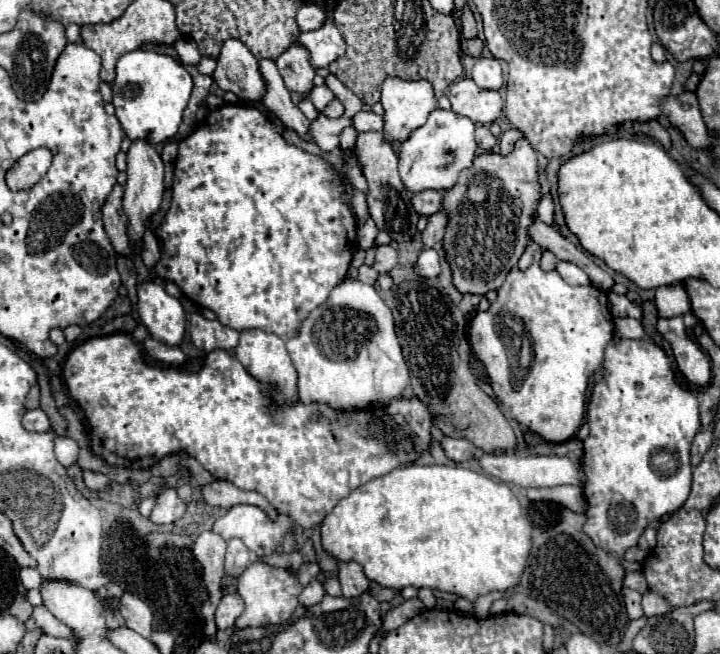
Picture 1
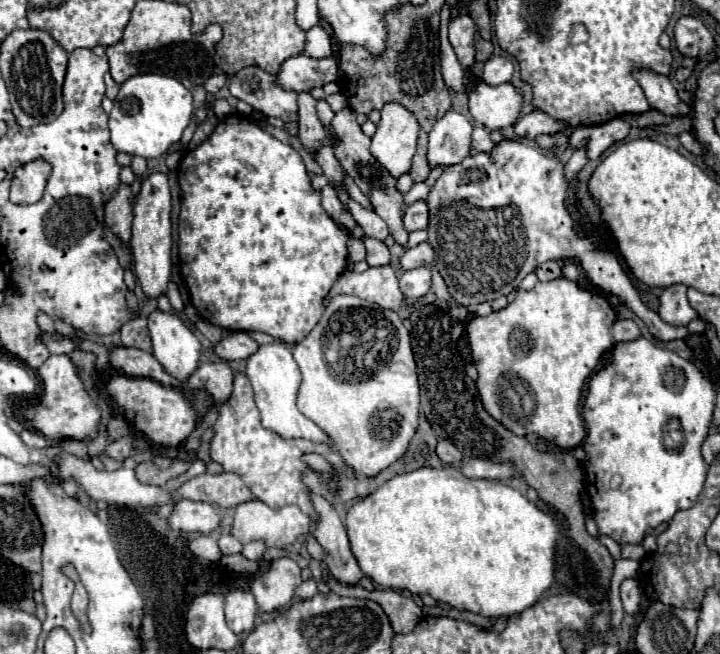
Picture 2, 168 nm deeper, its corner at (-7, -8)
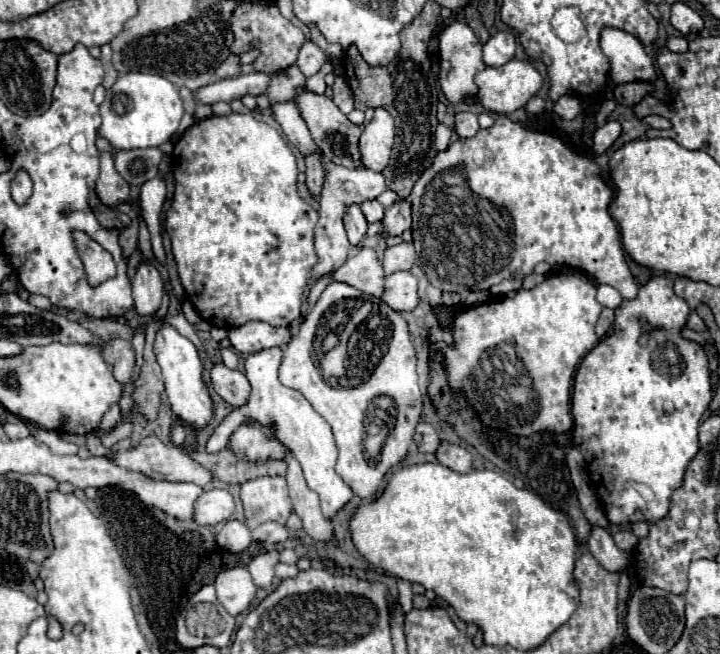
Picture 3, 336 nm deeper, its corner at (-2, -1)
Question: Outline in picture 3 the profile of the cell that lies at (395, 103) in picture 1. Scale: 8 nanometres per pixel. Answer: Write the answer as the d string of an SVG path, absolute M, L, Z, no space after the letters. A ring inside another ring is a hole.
M377 109L373 121L363 129L359 139L361 163L371 171L383 171L395 141L395 123L385 109Z

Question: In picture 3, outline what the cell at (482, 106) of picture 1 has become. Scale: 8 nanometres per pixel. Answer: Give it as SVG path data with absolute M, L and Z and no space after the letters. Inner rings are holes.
M511 59L503 67L487 67L485 71L477 73L475 81L479 85L477 97L481 105L491 113L511 113L525 107L527 101L535 97L535 93L543 87L541 73L529 61L521 61L521 59Z

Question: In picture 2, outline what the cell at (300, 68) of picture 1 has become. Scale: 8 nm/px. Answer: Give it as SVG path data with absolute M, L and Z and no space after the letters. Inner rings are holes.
M310 92L298 94L298 138L304 148L314 154L314 150L328 140L318 114L316 114L316 98Z

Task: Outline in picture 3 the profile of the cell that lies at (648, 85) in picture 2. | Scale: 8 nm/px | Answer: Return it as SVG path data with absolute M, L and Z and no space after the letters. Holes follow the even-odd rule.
M603 27L601 29L601 49L609 57L611 63L611 79L615 83L629 83L629 81L653 81L657 71L653 59L645 53L643 45L637 41L635 35L615 29Z

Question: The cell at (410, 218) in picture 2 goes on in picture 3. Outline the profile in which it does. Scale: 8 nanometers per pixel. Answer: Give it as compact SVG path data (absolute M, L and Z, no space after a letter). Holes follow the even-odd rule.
M397 201L397 203L393 203L393 207L387 209L387 213L383 217L381 237L401 235L409 227L411 227L411 205L409 205L409 201Z

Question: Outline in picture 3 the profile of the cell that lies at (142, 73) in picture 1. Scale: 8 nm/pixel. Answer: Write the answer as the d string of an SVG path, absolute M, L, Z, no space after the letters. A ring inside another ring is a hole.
M127 73L107 89L105 101L99 105L101 125L97 133L111 143L113 149L143 149L159 147L171 139L183 117L183 103L177 87L161 75Z

